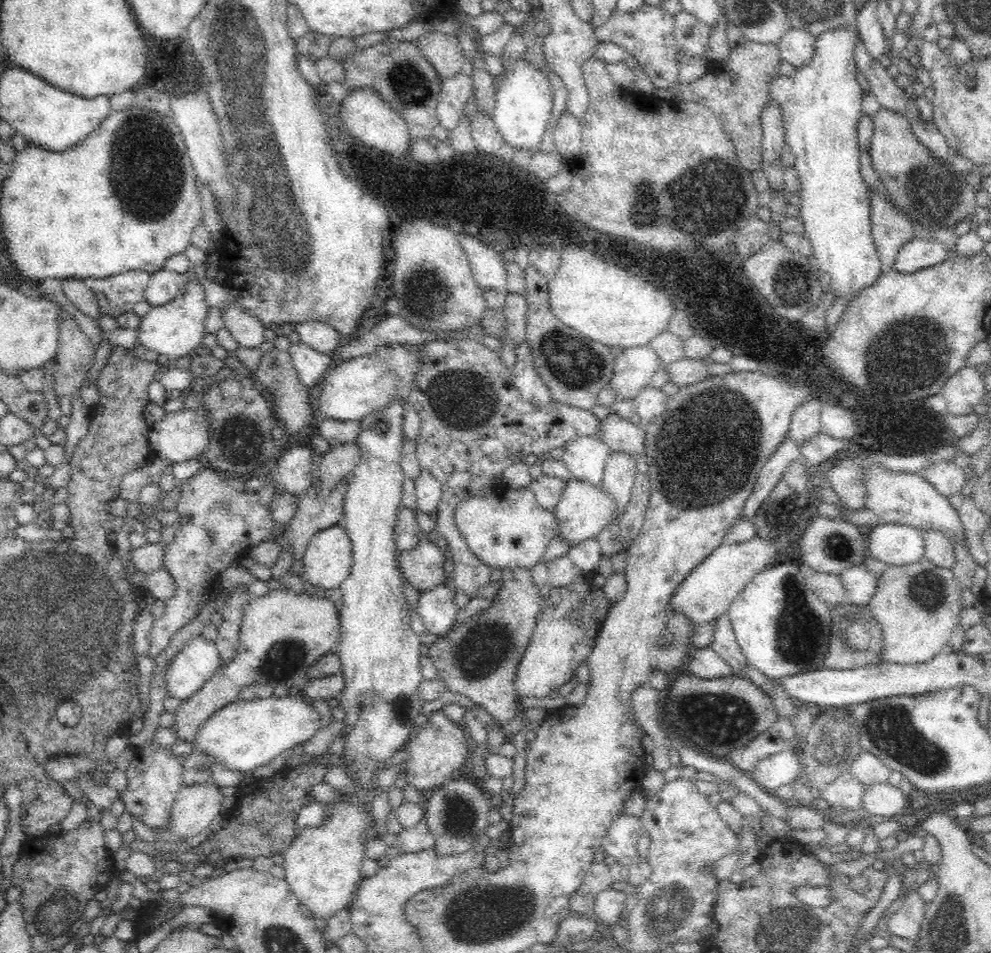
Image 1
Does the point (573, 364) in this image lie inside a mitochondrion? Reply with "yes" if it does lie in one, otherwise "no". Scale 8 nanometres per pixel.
yes

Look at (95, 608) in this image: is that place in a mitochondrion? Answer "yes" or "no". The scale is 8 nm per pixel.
yes

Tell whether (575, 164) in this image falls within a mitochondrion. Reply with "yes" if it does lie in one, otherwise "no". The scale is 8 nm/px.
no

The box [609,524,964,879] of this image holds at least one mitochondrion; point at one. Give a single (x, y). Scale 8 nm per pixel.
(721, 718)

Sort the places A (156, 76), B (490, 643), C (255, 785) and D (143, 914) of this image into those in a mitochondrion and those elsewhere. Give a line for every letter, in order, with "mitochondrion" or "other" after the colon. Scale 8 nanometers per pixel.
A: other
B: mitochondrion
C: other
D: other

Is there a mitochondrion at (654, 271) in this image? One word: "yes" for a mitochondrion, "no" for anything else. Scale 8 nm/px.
no

